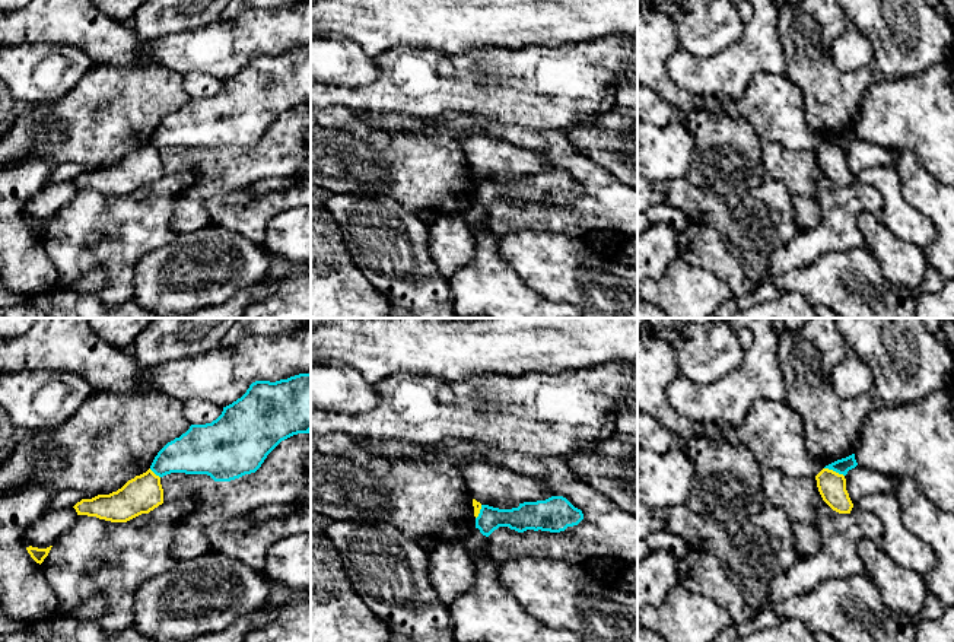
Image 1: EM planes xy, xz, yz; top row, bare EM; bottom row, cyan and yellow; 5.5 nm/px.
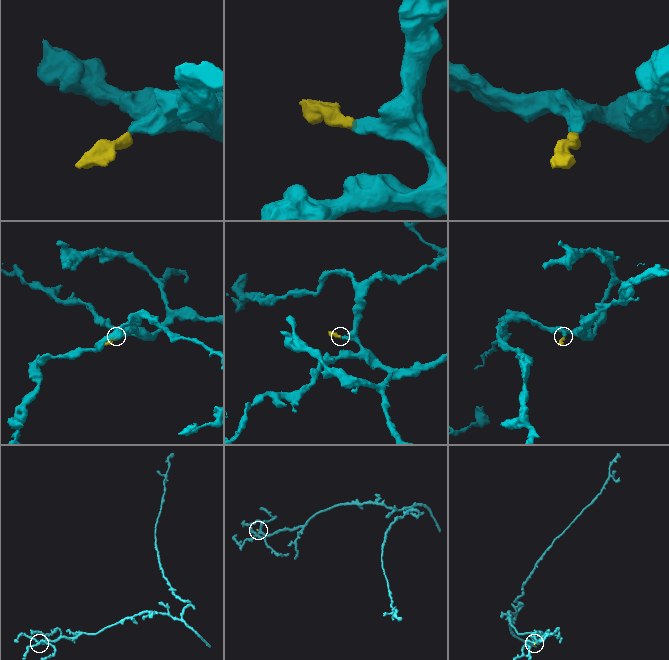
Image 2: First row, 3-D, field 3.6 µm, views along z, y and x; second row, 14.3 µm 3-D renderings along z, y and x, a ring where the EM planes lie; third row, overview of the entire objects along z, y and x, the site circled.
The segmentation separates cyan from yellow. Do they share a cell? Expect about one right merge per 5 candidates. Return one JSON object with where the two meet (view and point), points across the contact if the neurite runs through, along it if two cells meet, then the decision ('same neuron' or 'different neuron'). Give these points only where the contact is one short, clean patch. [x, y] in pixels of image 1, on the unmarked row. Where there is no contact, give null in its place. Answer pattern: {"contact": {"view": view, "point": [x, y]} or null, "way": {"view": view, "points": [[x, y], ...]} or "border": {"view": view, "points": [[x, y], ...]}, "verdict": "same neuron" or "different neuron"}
{"contact": {"view": "yz", "point": [835, 143]}, "border": {"view": "yz", "points": [[824, 140], [843, 149]]}, "verdict": "different neuron"}

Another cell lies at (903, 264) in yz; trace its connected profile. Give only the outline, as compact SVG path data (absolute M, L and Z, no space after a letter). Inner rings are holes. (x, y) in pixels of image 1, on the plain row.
M862 212L856 222L865 247L875 257L884 279L907 292L916 289L929 267L923 250L899 239L885 226L881 213Z

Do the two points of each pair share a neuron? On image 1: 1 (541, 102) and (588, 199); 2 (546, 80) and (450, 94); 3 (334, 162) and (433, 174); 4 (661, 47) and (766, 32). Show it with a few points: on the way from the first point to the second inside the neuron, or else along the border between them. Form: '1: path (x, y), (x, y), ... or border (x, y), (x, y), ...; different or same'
1: border (521, 126), (562, 130); different
2: path (522, 85), (505, 85), (501, 89), (473, 89); same
3: path (359, 162), (391, 162), (409, 167); same
4: border (679, 47), (667, 62), (667, 75), (671, 80); different

